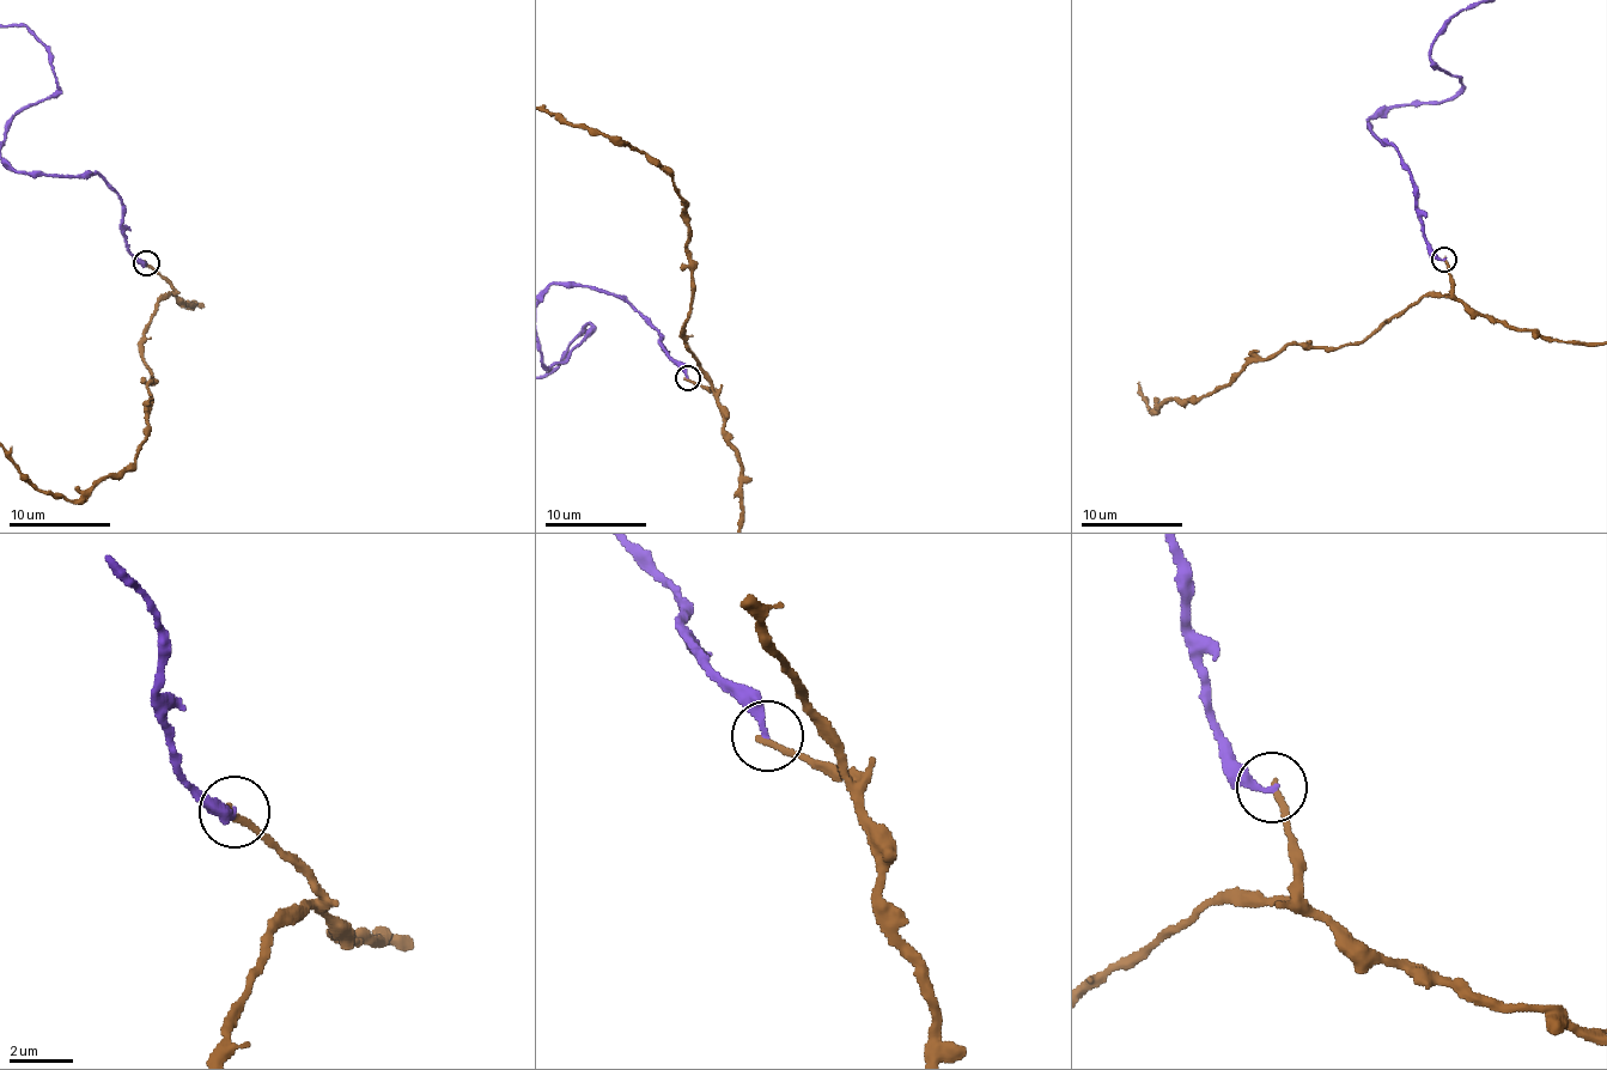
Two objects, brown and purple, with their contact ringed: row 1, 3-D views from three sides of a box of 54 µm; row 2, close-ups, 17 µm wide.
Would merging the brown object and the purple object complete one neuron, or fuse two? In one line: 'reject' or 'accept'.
reject

